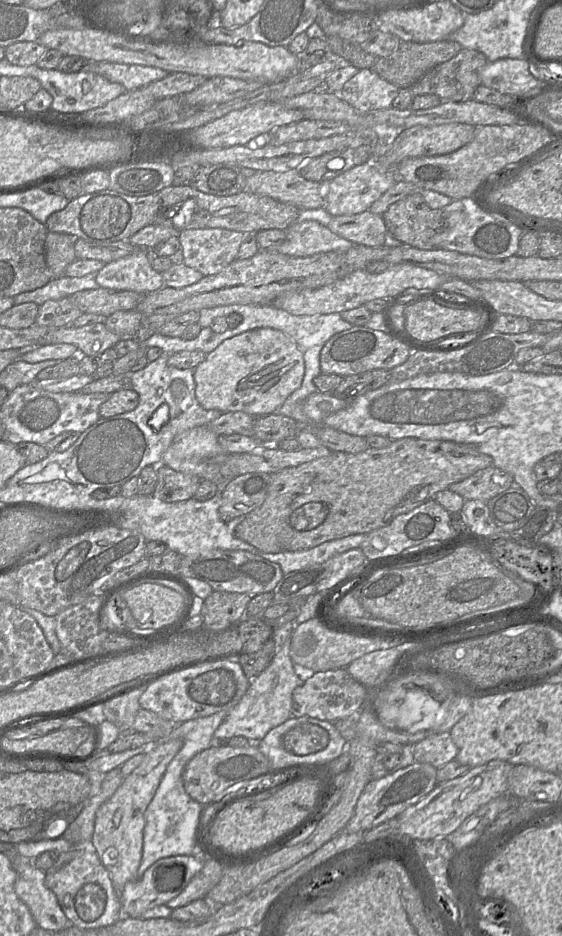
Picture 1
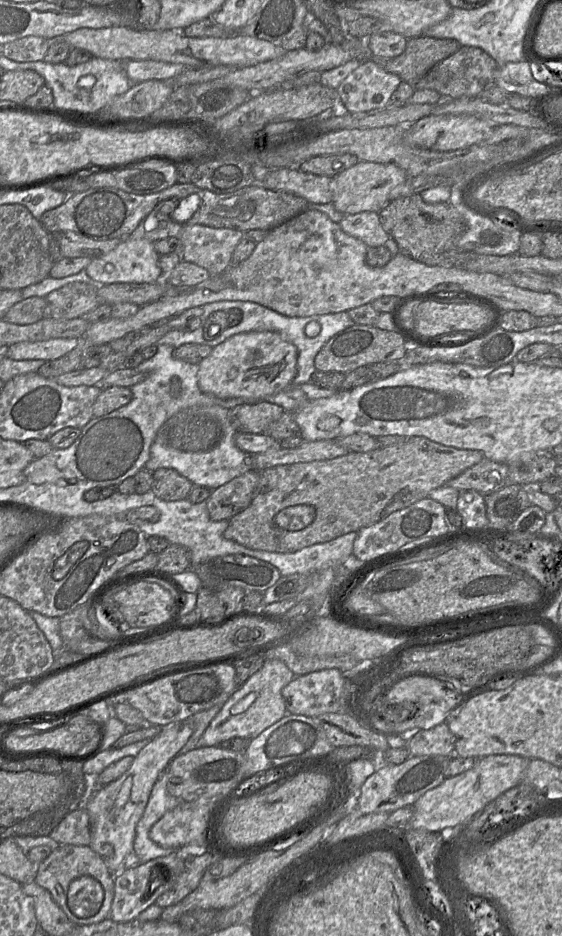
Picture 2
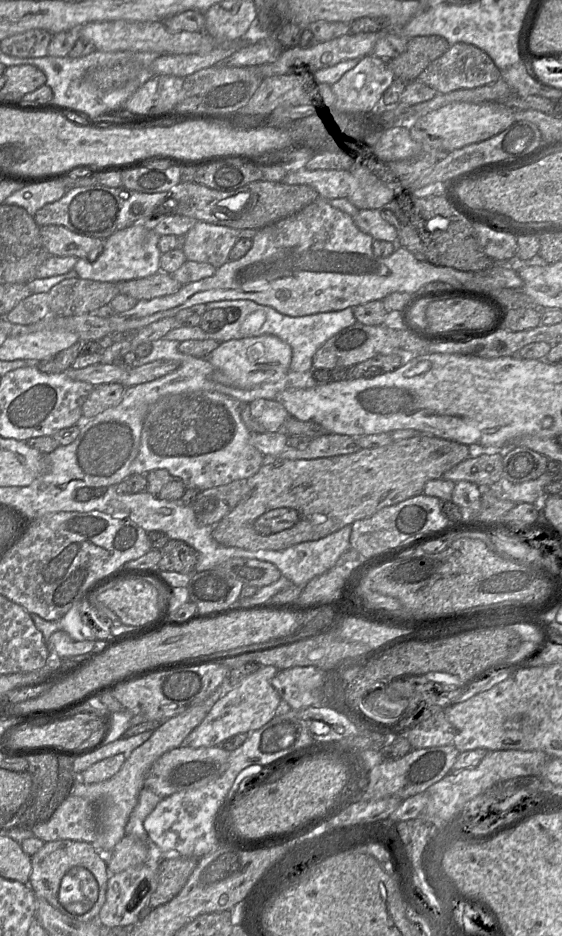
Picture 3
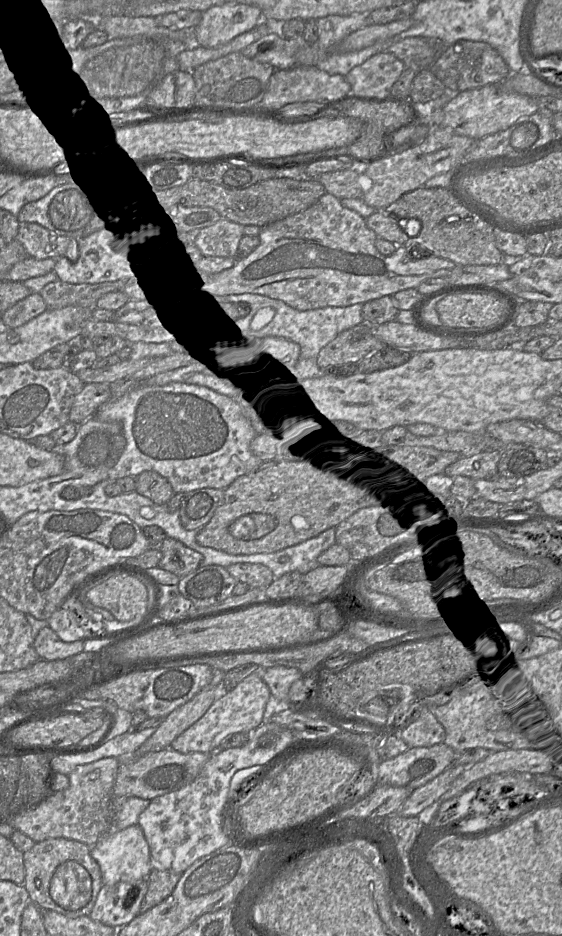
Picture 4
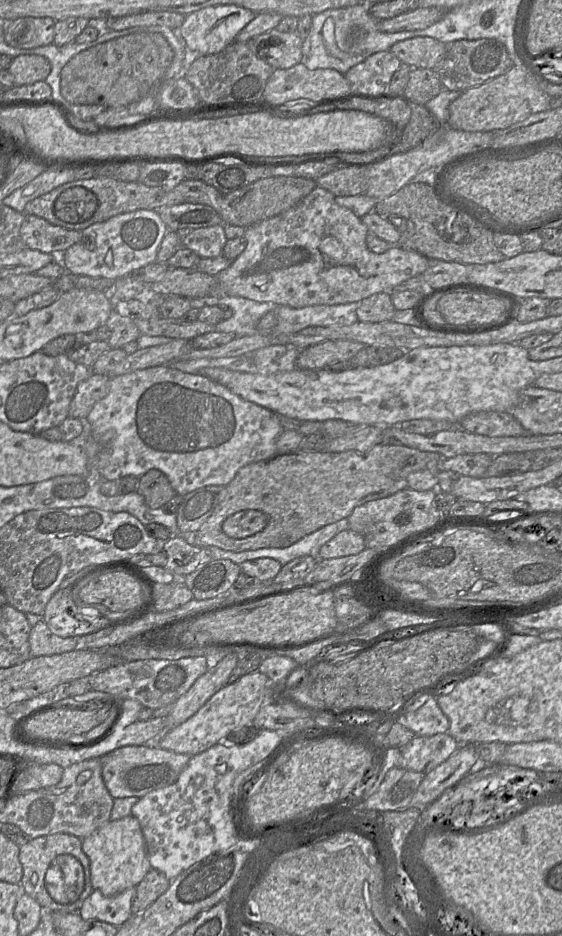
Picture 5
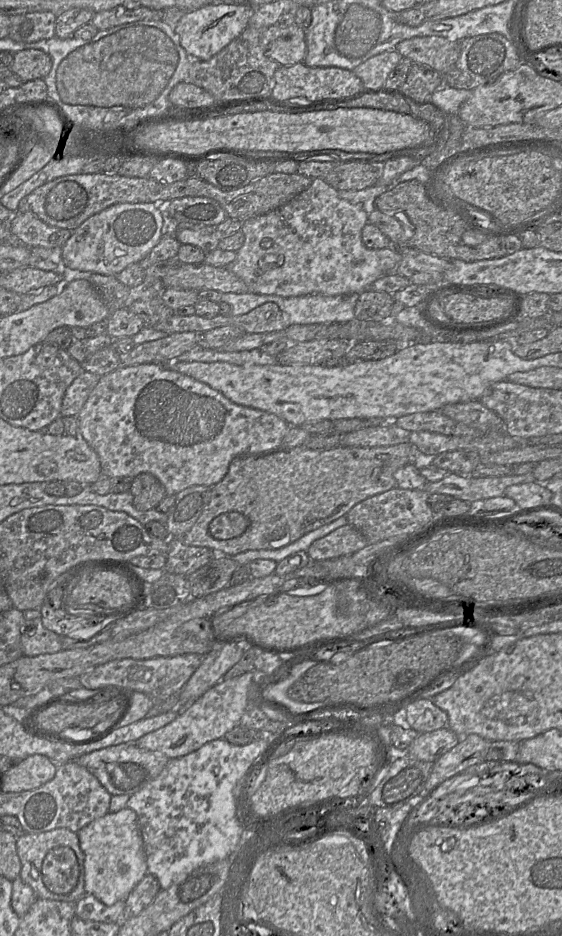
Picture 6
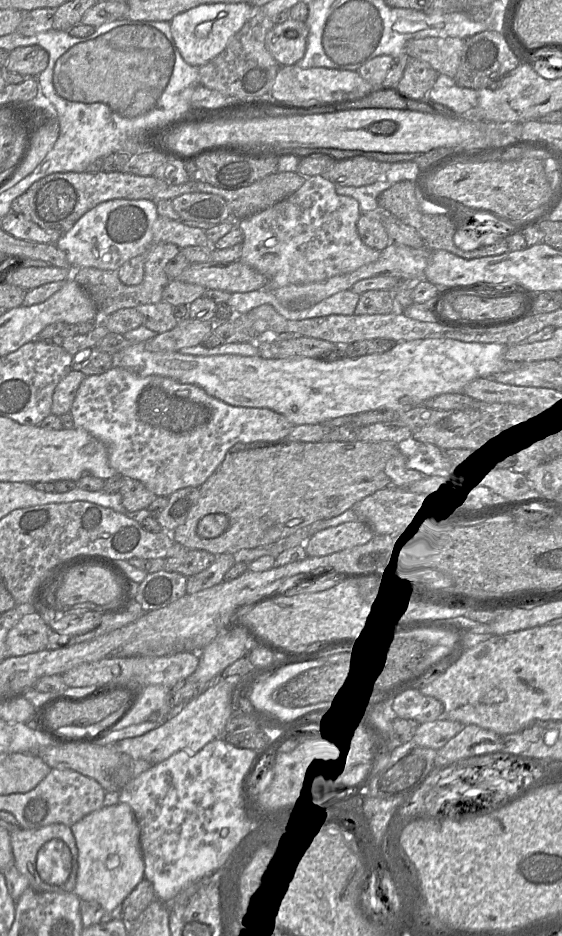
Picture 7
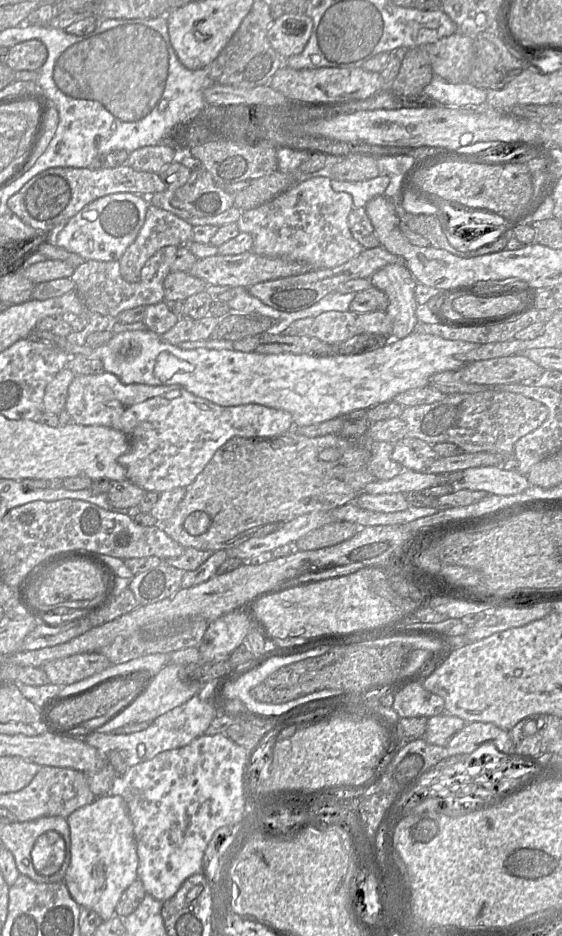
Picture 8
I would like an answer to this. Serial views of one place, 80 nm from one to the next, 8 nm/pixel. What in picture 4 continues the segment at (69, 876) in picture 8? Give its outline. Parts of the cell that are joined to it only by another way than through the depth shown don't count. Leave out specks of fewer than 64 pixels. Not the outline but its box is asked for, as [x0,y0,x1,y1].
[91,824,152,885]

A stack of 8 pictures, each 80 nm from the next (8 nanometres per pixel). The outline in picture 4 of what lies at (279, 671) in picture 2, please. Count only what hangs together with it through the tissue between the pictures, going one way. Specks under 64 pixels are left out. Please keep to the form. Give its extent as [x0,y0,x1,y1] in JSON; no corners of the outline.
[171,670,271,753]

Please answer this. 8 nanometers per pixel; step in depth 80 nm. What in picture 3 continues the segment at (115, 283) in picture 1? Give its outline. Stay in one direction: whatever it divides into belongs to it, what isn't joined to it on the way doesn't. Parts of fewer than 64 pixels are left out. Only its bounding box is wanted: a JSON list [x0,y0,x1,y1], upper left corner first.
[74,222,161,283]

